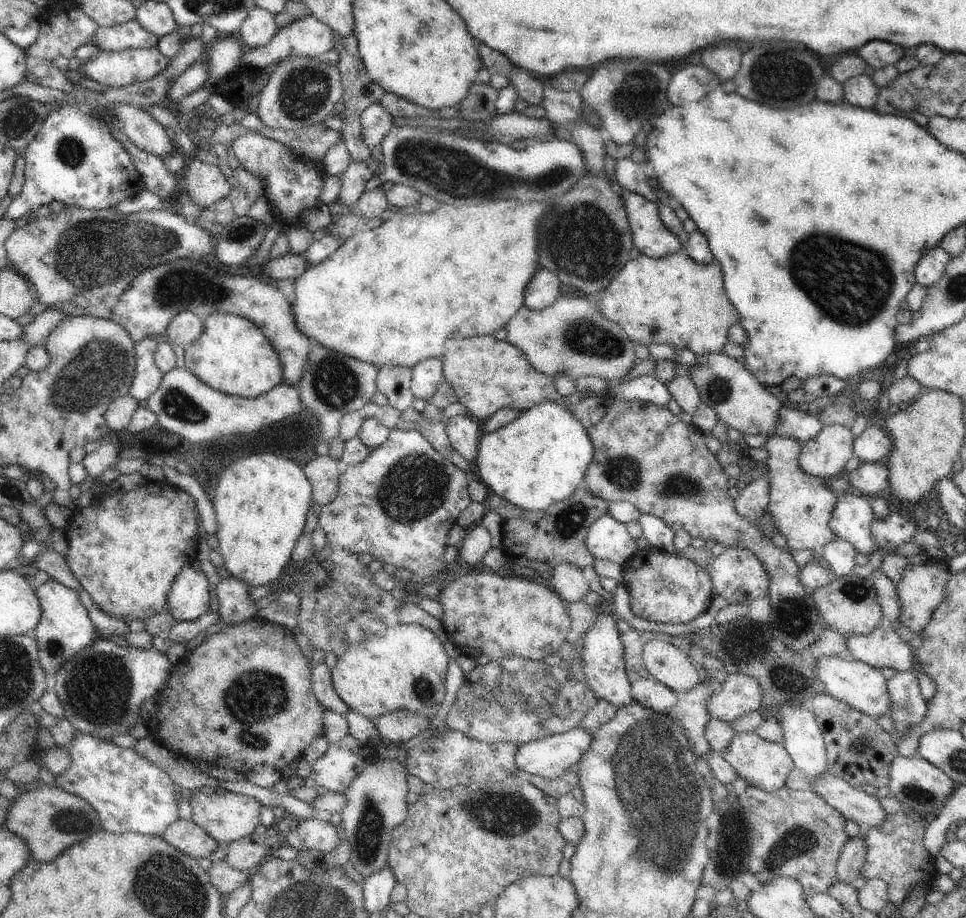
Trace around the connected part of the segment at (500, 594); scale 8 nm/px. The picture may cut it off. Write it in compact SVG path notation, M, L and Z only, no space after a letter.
M487 569L474 574L466 574L466 576L462 576L457 580L445 581L436 600L441 604L443 609L442 626L444 628L444 632L446 632L446 635L448 636L449 641L452 642L456 648L458 648L460 655L470 656L470 658L474 659L481 654L485 654L490 659L494 660L517 655L521 658L543 661L546 656L558 653L560 646L562 646L562 643L566 641L568 632L570 631L570 626L572 624L570 616L567 612L566 604L547 583L543 582L540 584L535 580L523 578L519 575L510 576L502 573L496 574L496 572Z

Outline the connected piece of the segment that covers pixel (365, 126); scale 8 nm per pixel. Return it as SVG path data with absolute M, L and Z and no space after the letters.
M373 103L362 112L360 124L362 126L362 136L364 136L364 144L371 150L375 146L380 145L386 134L394 128L395 124L392 122L392 116L380 106L380 104Z

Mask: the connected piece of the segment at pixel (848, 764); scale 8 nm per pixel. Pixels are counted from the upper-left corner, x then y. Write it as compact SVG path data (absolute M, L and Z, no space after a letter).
M818 694L813 699L811 708L826 744L827 773L846 780L856 789L862 789L866 785L877 789L889 787L890 766L894 758L899 756L897 743L892 735L872 717L829 694Z

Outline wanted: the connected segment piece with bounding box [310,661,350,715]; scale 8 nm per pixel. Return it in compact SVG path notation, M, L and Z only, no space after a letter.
M324 661L313 666L310 681L312 682L314 695L323 708L328 708L328 710L332 710L336 714L347 714L350 706L334 690L330 668L328 668Z

